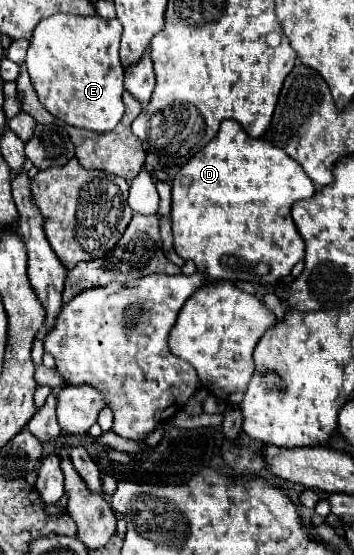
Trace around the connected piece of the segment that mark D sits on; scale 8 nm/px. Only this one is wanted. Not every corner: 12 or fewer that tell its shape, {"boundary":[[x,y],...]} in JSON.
{"boundary":[[223,120],[171,180],[175,252],[277,284],[311,178]]}

